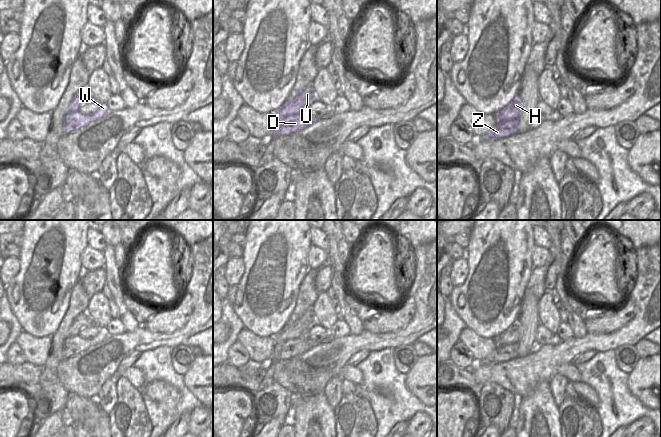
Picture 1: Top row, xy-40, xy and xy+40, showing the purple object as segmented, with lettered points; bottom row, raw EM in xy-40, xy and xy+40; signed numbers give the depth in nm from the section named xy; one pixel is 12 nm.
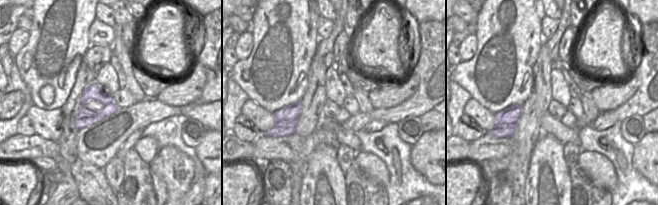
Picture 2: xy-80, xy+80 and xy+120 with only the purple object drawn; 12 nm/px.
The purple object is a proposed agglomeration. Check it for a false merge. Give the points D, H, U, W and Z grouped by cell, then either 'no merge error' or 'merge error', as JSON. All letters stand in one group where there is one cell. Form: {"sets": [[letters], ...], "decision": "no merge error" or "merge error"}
{"sets": [["D", "W", "Z"], ["H", "U"]], "decision": "merge error"}

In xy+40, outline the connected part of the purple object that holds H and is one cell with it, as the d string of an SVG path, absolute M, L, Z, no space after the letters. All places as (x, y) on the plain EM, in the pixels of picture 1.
M516 321L506 331L501 333L497 338L496 342L498 345L510 345L517 343L522 336L522 327L519 322Z

